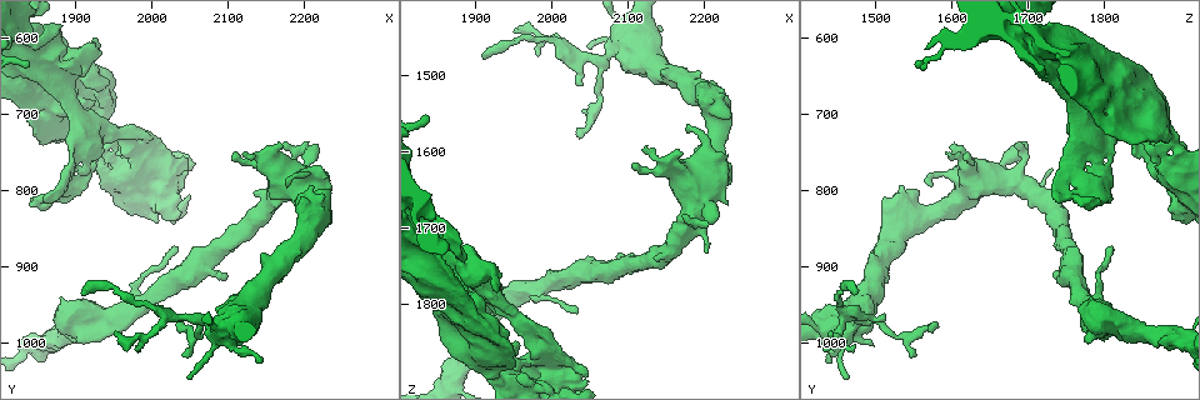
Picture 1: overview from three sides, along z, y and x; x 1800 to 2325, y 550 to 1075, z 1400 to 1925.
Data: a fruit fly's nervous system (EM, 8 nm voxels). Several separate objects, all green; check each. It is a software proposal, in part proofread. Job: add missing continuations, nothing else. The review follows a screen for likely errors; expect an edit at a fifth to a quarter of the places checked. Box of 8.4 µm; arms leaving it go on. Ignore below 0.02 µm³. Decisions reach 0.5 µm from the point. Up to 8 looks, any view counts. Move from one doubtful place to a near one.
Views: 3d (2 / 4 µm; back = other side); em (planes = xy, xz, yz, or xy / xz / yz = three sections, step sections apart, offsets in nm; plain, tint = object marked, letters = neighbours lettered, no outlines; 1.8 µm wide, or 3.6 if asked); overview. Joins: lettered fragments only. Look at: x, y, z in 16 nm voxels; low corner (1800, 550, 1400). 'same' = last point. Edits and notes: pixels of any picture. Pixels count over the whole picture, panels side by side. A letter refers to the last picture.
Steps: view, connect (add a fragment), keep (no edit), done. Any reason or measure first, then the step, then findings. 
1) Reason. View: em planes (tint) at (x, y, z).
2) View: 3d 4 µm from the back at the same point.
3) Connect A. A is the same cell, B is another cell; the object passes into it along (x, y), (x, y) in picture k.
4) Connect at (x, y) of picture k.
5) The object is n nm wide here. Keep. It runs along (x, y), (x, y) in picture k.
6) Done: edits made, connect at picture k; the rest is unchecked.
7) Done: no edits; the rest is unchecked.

Branch stops here. View: 3d 4 µm at (1955, 685, 1875).

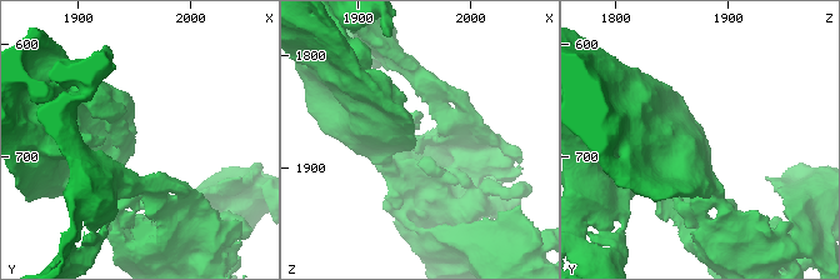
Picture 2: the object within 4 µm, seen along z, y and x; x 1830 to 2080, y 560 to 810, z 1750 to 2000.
View: em planes (plain) at (1952, 682, 1880).

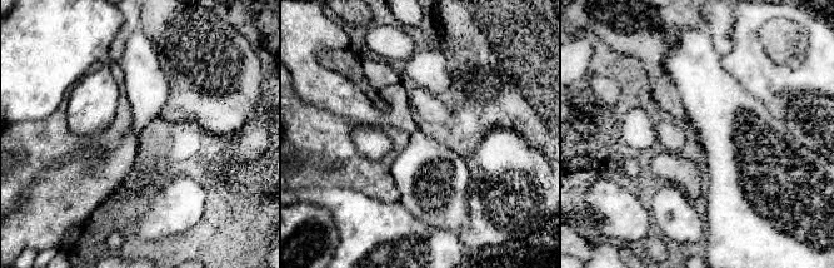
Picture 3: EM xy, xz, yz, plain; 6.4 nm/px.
See the neighbours. View: em planes (letters) at the same point.

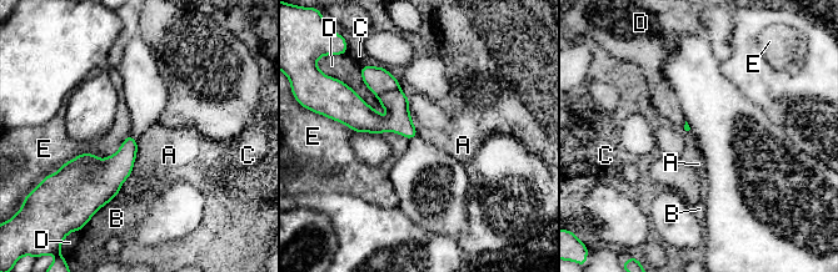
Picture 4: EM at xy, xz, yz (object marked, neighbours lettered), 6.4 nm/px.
The longest contact is with E, 500 nm. Keep. A, B, C, D and E are other cells; a border runs along (138, 144), (134, 166), (128, 177) in picture 4; no lettered fragment goes on from it.

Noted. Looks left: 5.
Long arm stops here. View: 3d 2 µm from the back at (1925, 600, 1780).

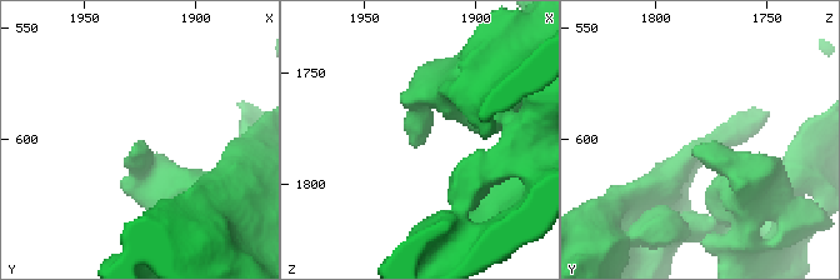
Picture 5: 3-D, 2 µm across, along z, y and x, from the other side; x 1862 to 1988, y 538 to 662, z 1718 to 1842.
View: em xy step 8 (tint) at (1927, 602, 1782).

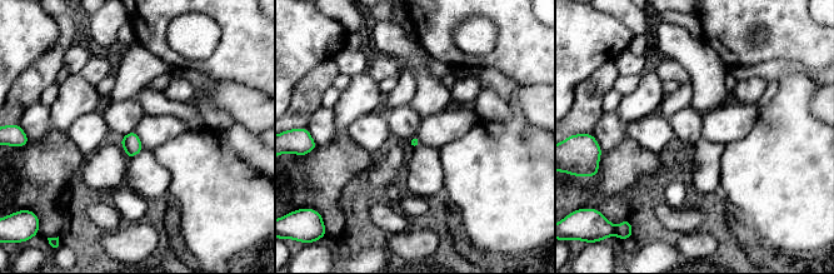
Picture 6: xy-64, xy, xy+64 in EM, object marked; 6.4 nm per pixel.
Cut it another way. View: em planes (letters) at the same point.

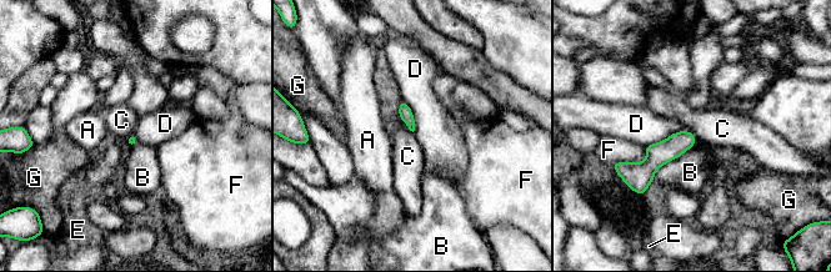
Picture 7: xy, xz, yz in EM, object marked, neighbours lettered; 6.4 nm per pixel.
The longest contact is with B, 380 nm. Keep. A, B, C, D, E, F and G are other cells; it runs along (691, 137), (664, 151), (635, 180) in picture 7; none of them fits.

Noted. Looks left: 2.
Thick end. View: em planes (letters) at (2095, 910, 1740).

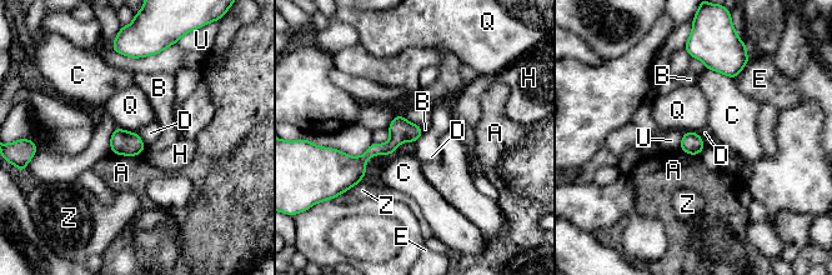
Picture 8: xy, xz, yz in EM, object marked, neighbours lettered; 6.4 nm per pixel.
Keep. A, B, C, D, E, H, Q, U and Z are other cells; no lettered fragment goes on from it.

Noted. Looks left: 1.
Done: no edits; the rest is unchecked.

